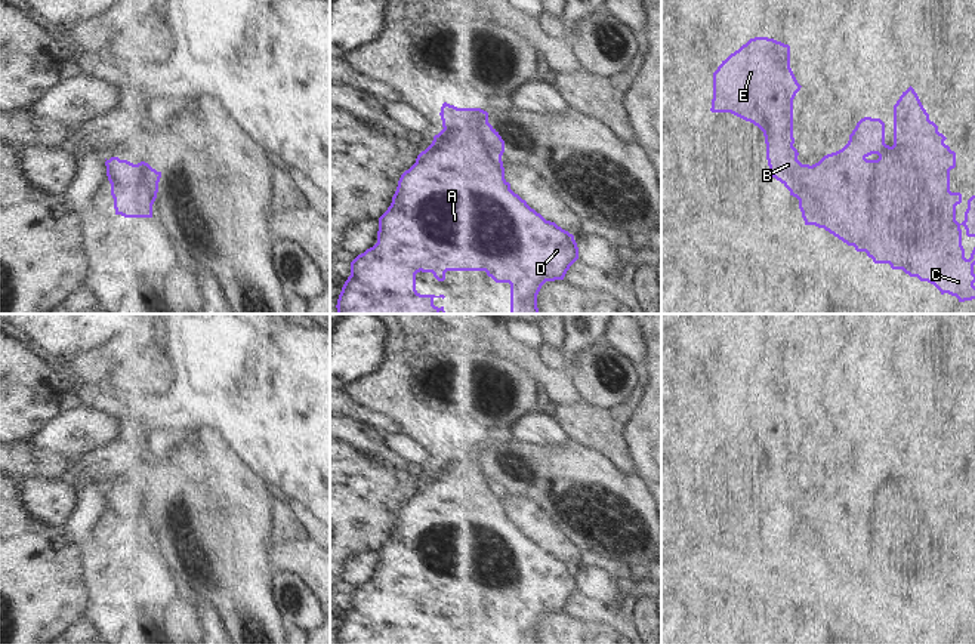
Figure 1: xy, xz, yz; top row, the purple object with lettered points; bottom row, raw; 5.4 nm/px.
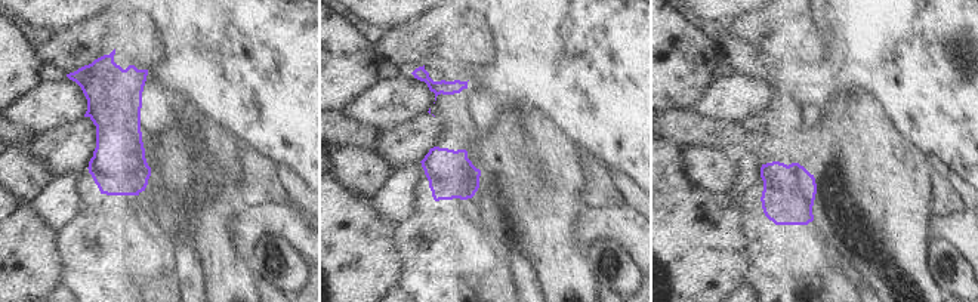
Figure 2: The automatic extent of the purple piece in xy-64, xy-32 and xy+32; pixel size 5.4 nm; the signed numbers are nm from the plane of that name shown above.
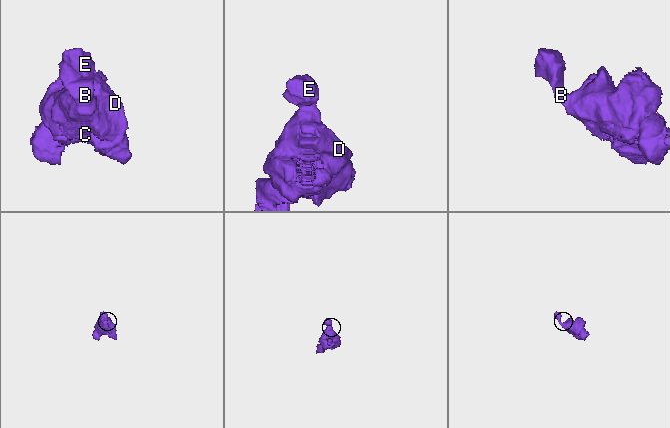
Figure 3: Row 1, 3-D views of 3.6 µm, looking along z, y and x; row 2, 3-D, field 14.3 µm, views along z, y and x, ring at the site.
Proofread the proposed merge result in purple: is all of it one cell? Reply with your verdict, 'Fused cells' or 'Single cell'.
Single cell.

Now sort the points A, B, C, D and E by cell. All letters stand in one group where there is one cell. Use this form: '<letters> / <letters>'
A B C D E

